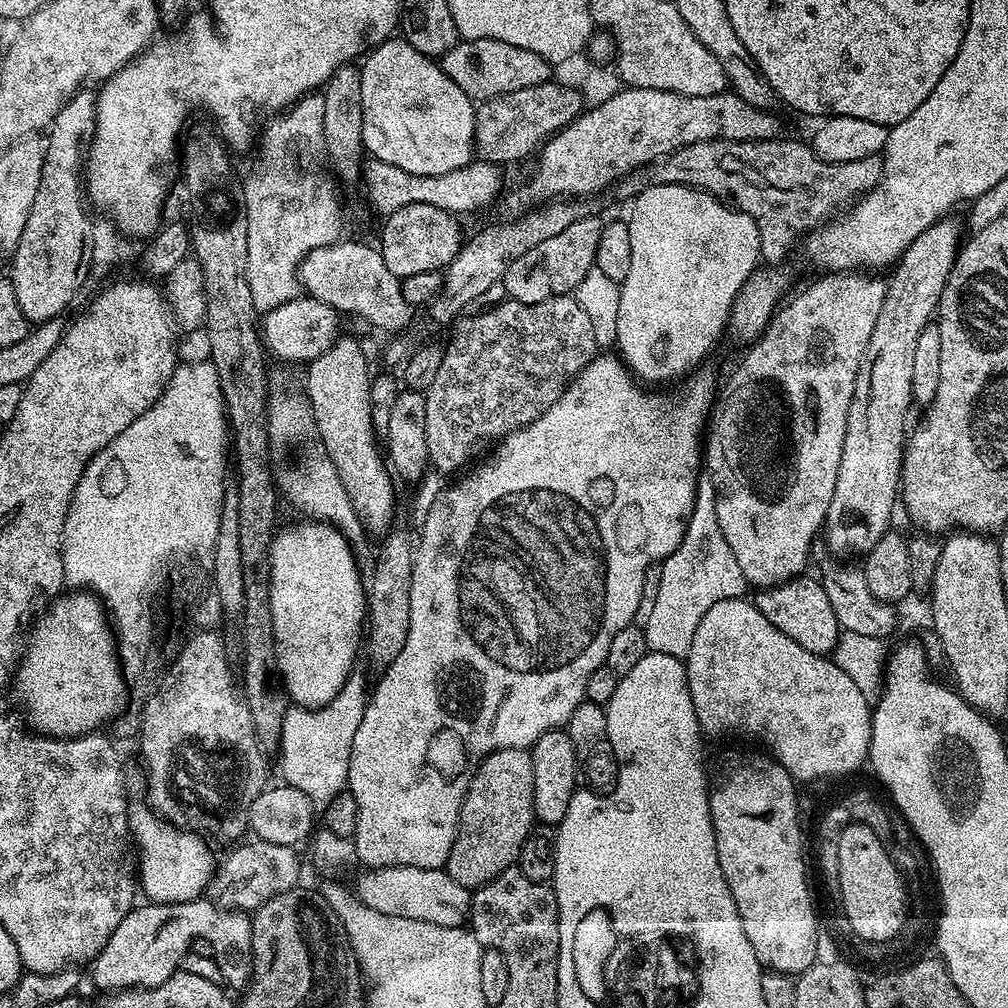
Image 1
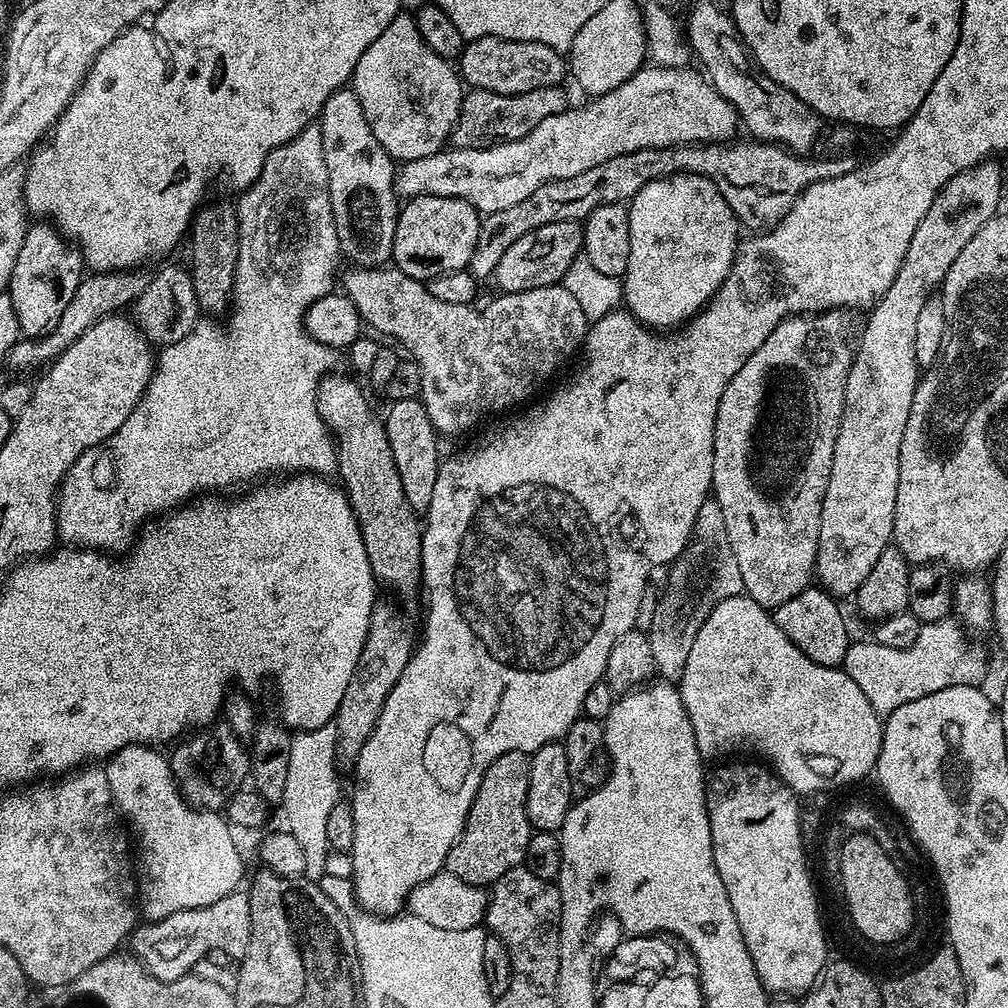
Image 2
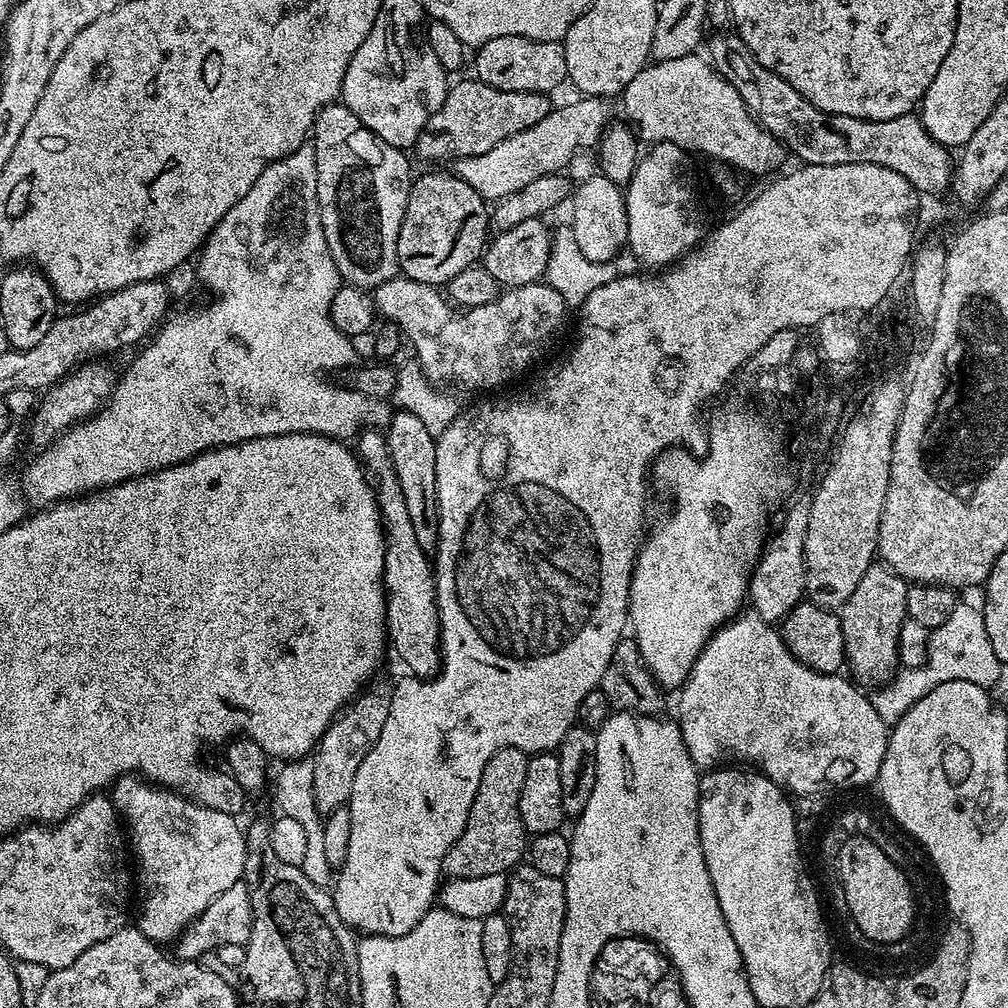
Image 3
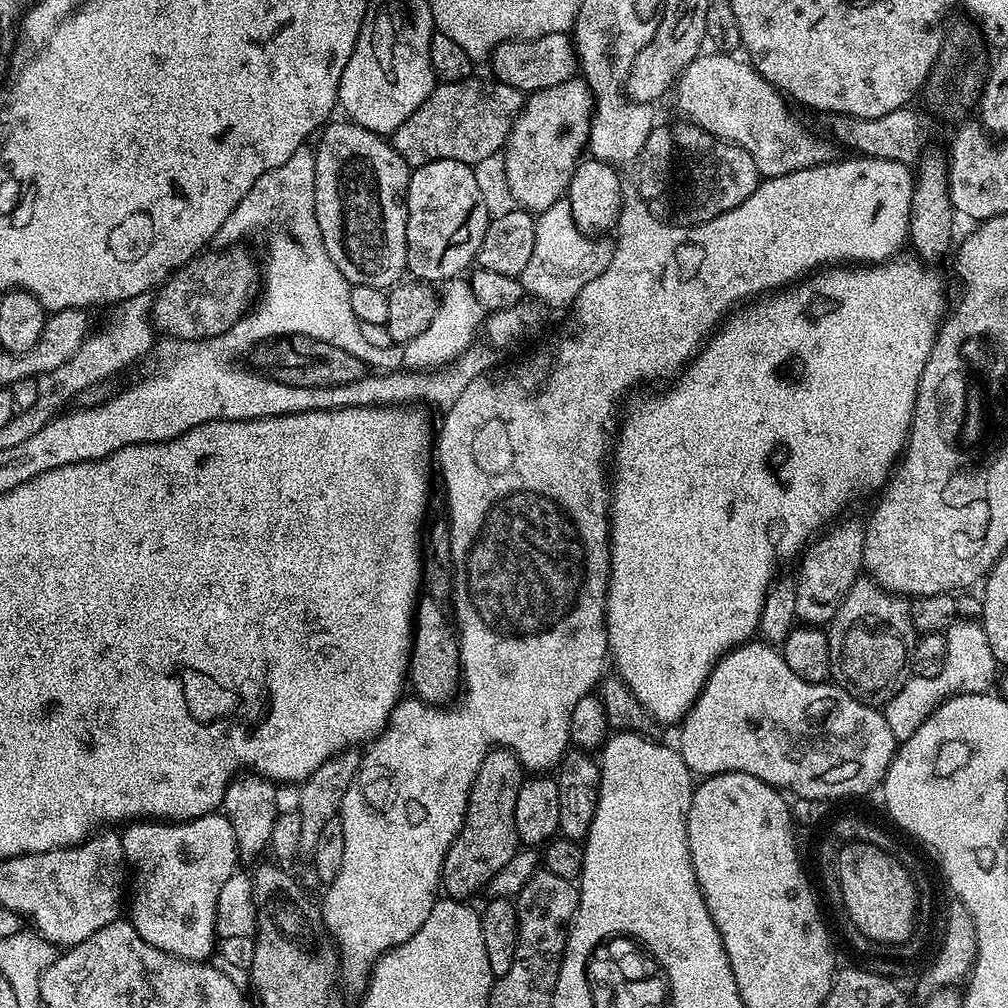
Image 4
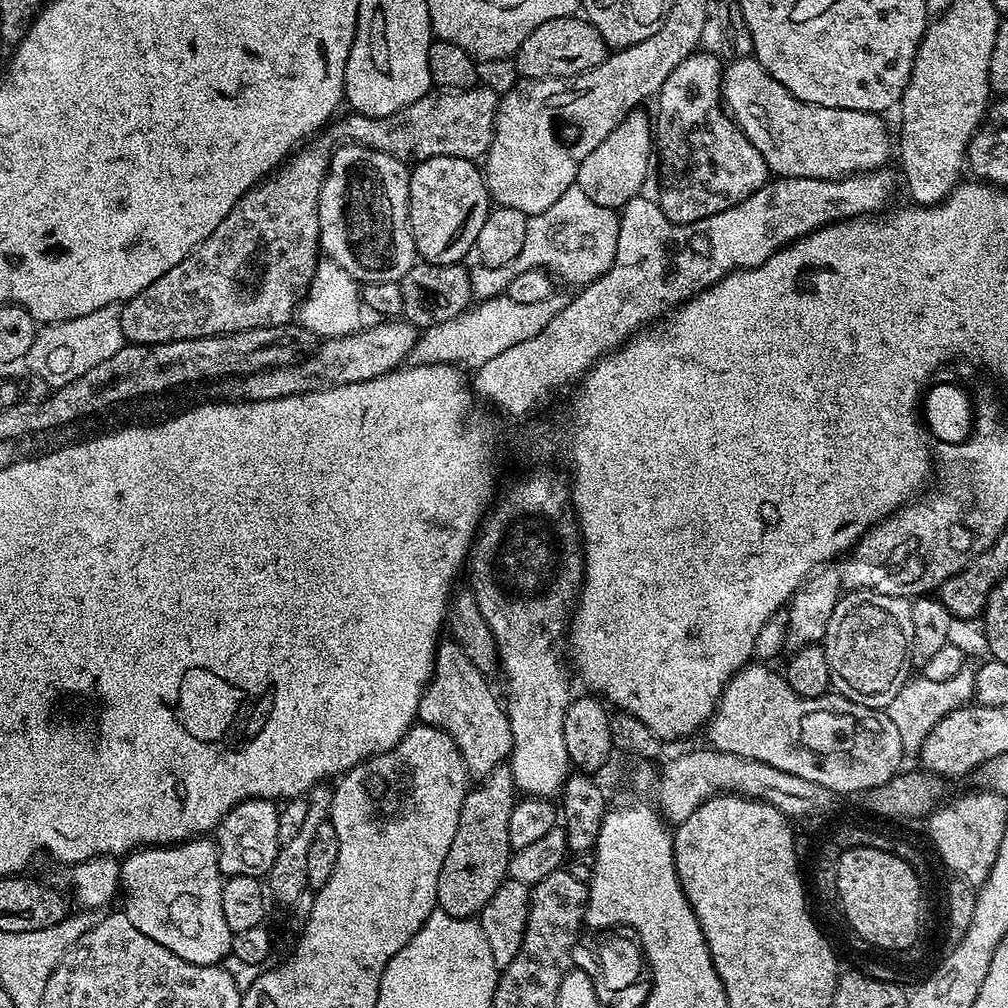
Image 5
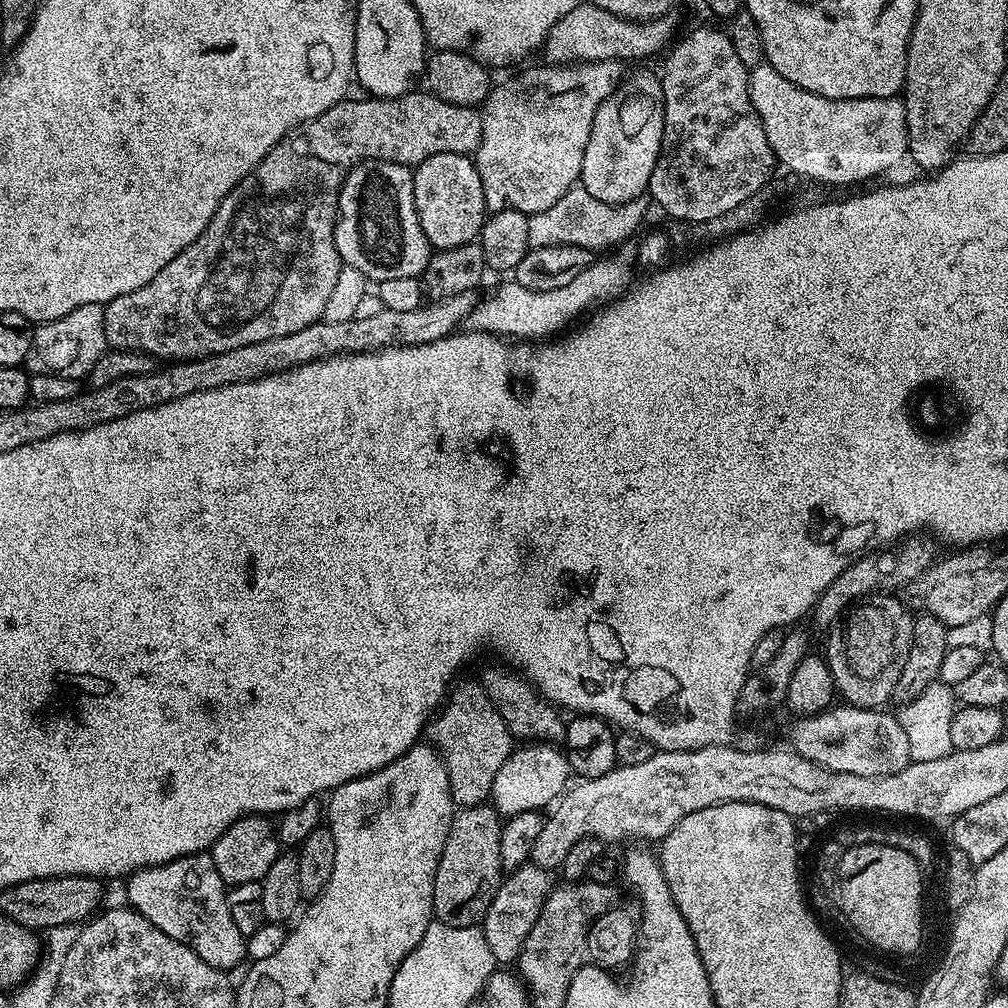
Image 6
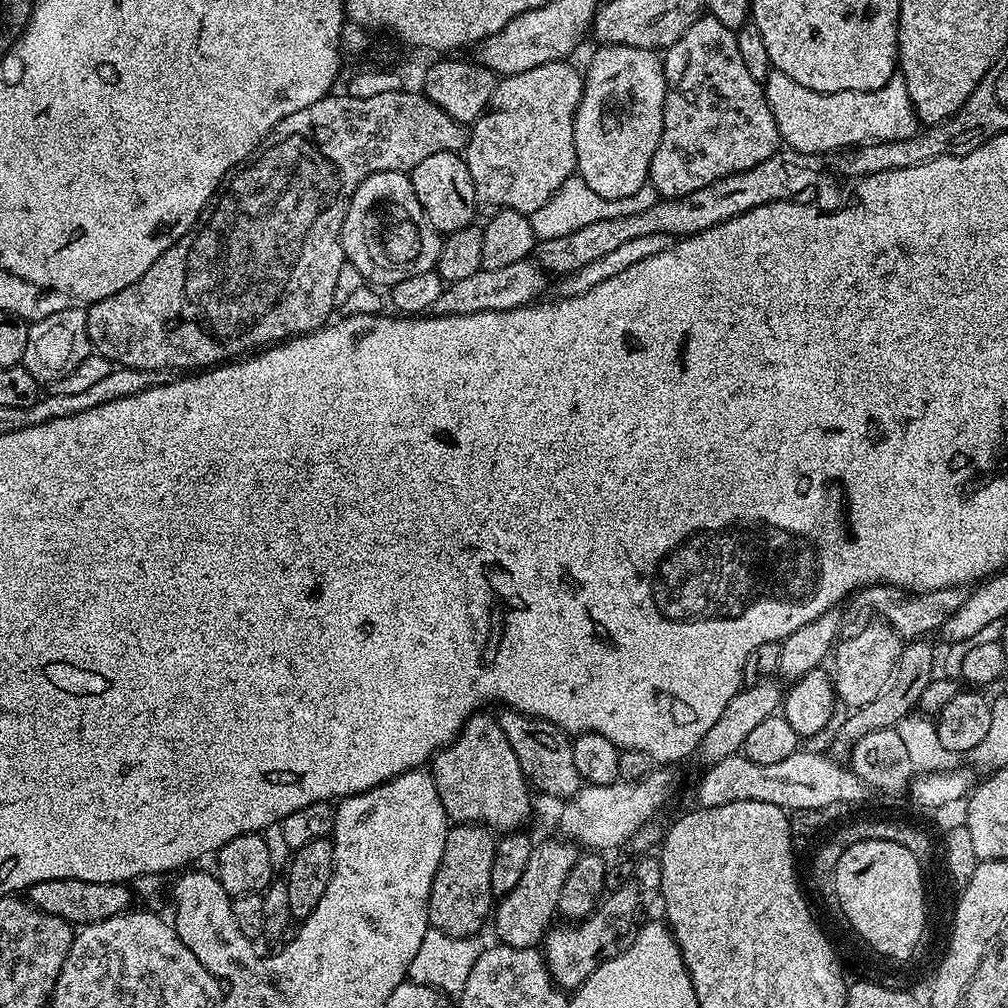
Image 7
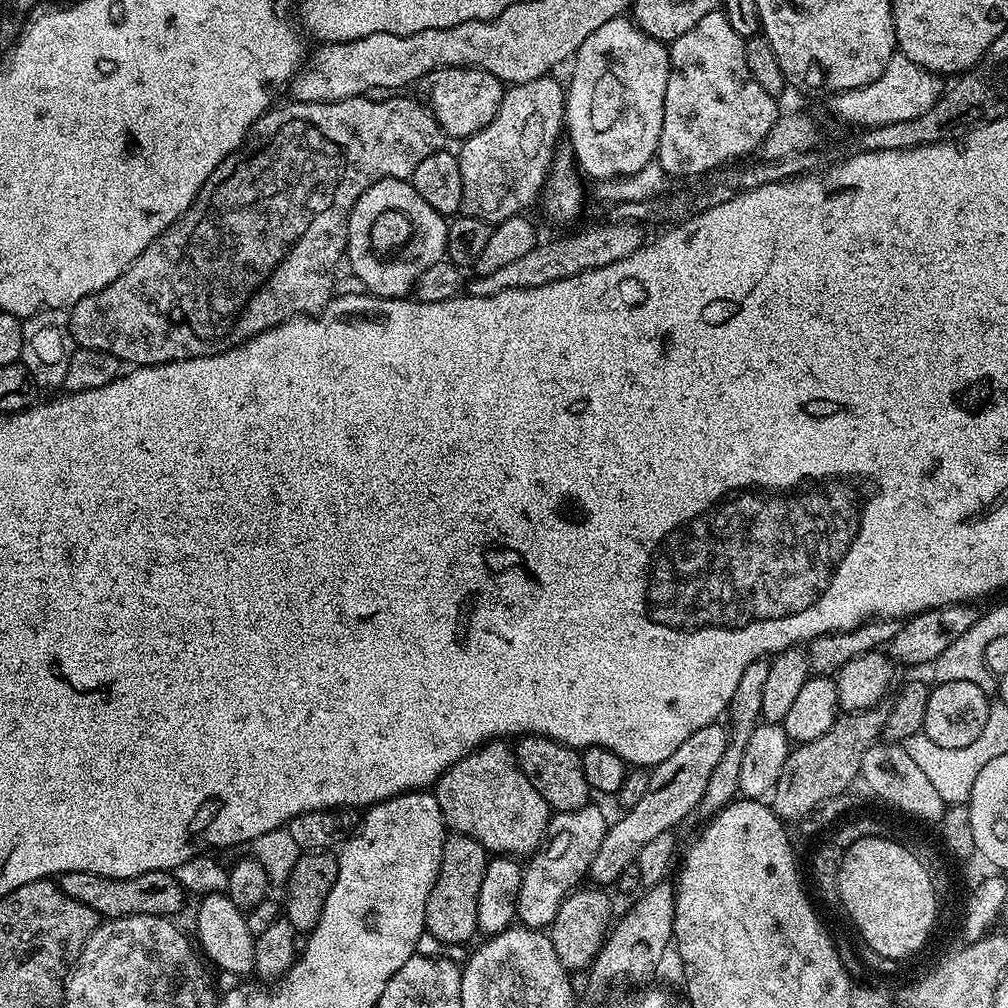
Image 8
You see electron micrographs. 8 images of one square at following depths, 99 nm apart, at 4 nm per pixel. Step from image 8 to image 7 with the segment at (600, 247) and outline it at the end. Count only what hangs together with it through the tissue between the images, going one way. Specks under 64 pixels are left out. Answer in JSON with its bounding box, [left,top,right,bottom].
[432,258,550,316]

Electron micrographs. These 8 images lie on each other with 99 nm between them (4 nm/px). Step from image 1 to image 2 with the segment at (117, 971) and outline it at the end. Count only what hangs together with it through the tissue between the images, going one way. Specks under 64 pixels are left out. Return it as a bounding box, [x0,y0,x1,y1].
[130,890,252,980]

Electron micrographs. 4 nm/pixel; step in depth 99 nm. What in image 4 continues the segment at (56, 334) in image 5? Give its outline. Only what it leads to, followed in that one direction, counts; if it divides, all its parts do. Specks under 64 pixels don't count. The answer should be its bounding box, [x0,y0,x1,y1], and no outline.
[27,294,154,430]

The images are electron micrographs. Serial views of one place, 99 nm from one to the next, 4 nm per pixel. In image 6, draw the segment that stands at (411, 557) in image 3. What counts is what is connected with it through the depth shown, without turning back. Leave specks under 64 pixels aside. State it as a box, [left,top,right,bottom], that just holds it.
[426,680,514,805]

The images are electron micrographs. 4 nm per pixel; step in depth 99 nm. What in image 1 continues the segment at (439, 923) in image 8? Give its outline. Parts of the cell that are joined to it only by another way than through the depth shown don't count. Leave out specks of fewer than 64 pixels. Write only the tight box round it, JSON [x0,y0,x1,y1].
[446,748,535,890]

